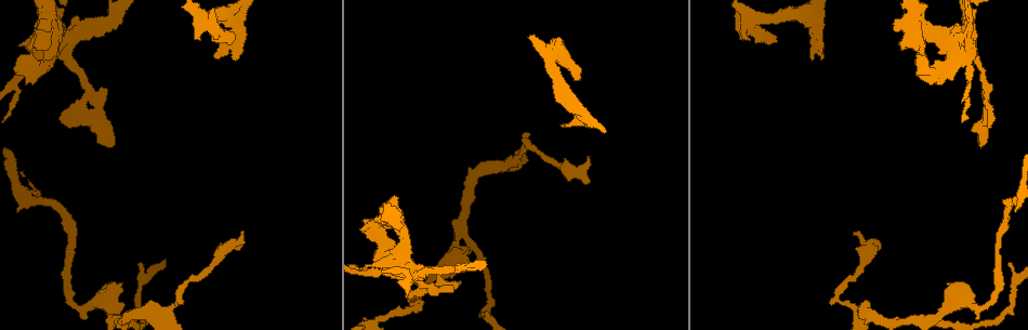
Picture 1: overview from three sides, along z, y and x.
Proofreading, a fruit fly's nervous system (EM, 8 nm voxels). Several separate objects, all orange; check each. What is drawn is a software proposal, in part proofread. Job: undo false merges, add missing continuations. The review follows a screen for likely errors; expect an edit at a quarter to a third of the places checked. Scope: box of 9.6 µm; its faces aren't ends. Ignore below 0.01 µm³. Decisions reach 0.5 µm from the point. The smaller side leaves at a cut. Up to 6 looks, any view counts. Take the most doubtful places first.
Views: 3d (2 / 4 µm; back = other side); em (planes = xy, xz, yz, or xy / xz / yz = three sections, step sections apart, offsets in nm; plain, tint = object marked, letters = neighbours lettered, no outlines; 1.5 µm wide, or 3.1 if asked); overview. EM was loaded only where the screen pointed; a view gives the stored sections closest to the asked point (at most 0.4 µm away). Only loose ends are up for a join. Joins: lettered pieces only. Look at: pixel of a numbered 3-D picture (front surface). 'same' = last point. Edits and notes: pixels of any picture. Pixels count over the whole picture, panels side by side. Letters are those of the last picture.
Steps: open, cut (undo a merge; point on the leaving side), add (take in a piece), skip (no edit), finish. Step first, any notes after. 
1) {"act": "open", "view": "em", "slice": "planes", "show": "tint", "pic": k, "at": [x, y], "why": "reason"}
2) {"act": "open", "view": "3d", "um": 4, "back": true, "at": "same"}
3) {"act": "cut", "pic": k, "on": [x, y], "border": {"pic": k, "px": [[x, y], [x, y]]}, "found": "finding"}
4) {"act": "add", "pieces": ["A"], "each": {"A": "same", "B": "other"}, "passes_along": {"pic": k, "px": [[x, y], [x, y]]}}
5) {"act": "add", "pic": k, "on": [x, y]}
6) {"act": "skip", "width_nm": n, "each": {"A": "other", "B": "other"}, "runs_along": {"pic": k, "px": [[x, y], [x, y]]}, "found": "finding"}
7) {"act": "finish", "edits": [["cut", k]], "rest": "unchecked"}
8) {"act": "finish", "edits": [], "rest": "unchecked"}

{"act": "open", "view": "3d", "um": 2, "pic": 1, "at": [749, 38], "why": "an open end"}

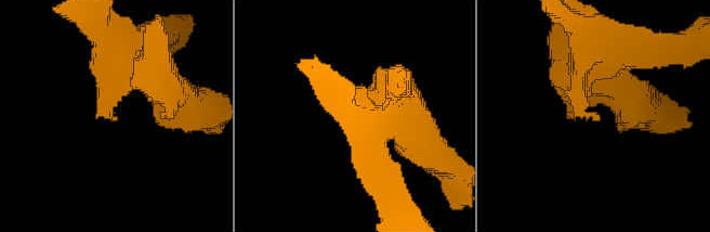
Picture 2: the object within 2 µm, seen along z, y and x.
{"act": "open", "view": "em", "slice": "yz", "step": 4, "show": "tint", "pic": 2, "at": [598, 119], "why": "shape alone is not enough"}

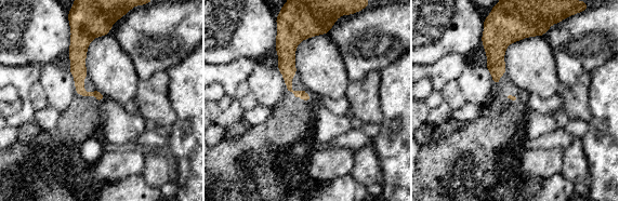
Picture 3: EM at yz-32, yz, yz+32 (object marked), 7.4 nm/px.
{"act": "open", "view": "em", "slice": "planes", "show": "letters", "at": "same", "why": "cut it another way"}

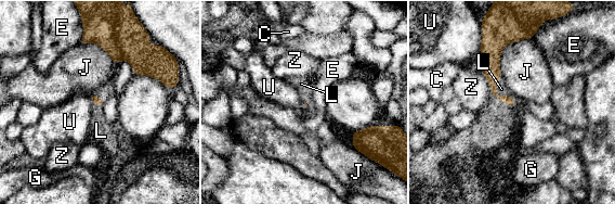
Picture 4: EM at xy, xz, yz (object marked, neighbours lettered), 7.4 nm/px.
{"act": "add", "pieces": ["L"], "longest_contact_nm": ["J", 360], "each": {"C": "other", "E": "other", "G": "other", "J": "other", "L": "same", "U": "other", "Z": "other"}, "passes_along": {"pic": 4, "px": [[492, 63], [496, 96], [501, 89]]}, "found": "it goes on there"}

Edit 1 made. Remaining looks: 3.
{"act": "open", "view": "overview"}

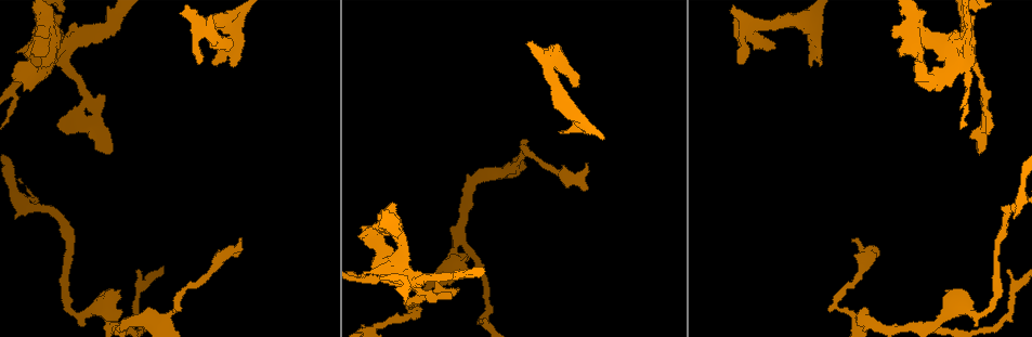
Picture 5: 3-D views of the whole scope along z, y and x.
{"act": "open", "view": "3d", "um": 2, "pic": 5, "at": [241, 21], "why": "branch stops here"}

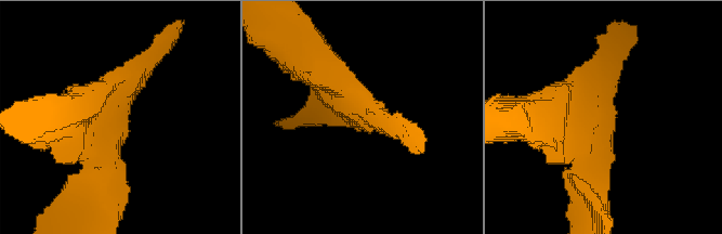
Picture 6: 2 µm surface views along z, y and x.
{"act": "open", "view": "em", "slice": "xz", "step": 4, "show": "letters", "pic": 6, "at": [122, 115]}

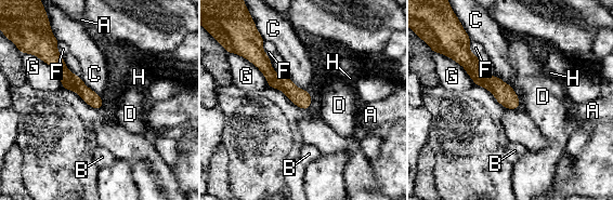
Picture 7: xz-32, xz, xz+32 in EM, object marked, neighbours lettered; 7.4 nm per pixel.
{"act": "skip", "longest_contact_nm": ["G", 320], "each": {"A": "other", "B": "other", "C": "other", "D": "other", "F": "other", "G": "other", "H": "other"}, "border": {"pic": 7, "px": [[286, 75], [298, 87], [310, 93]]}, "found": "none of them fits"}

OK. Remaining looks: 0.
{"act": "finish", "edits": [["add", 4]], "rest": "unchecked"}

